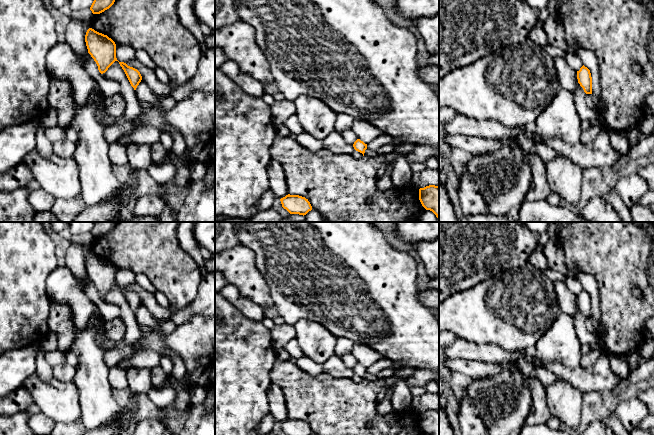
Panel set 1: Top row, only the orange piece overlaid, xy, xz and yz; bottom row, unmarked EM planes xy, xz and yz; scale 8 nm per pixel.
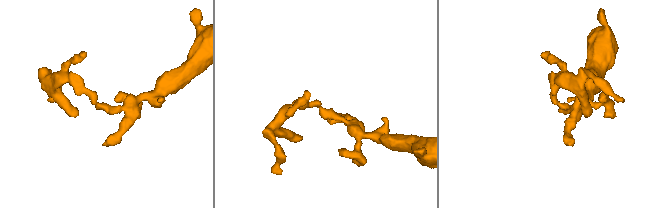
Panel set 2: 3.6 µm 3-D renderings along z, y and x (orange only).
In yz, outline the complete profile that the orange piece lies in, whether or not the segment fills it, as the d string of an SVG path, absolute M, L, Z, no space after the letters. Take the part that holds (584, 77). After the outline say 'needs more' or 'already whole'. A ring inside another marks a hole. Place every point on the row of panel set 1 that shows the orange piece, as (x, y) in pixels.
M584 65L577 71L577 79L586 94L592 94L592 77L590 70Z | already whole

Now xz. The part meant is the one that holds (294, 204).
M286 195L280 199L282 207L290 214L306 215L312 210L312 206L308 199L299 195Z | already whole

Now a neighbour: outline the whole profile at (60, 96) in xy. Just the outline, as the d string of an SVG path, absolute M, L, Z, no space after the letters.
M53 80L47 95L50 107L58 112L57 127L66 131L74 126L74 118L77 111L77 104L74 100L74 92L71 85L64 80Z

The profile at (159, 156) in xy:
M160 142L153 143L151 144L151 152L153 164L156 166L162 166L168 155L166 148Z

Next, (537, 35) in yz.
M538 23L528 35L528 39L532 42L538 44L541 47L544 47L548 43L548 37L546 32L544 31L542 24Z

